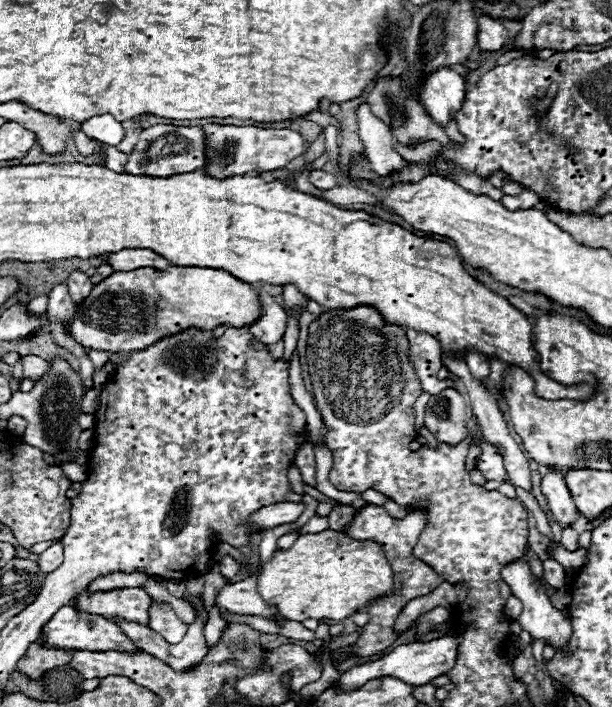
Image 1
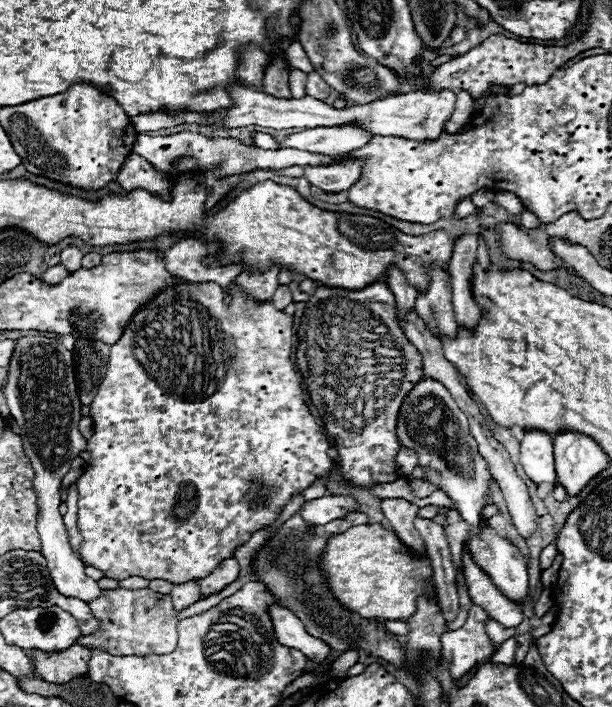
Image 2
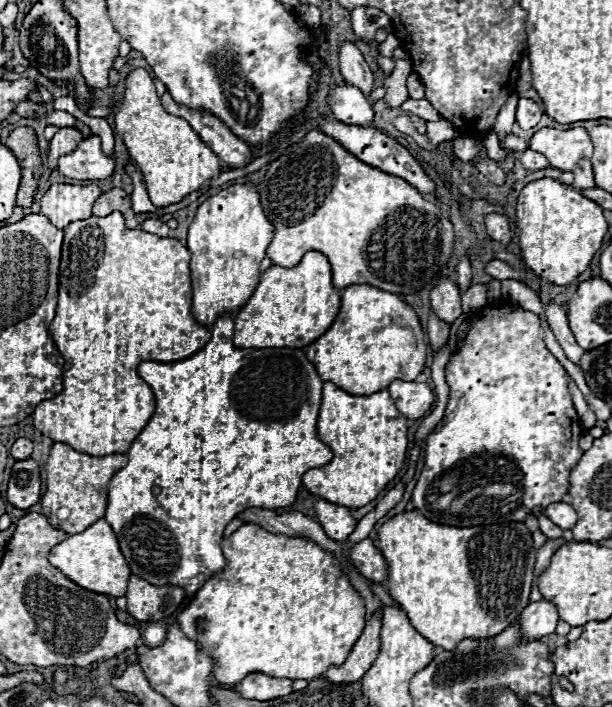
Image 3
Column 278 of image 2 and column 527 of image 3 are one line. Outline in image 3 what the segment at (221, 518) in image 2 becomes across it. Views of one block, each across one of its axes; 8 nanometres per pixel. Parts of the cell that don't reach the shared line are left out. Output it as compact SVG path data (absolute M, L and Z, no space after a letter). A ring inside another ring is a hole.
M492 304L480 308L472 316L470 330L466 334L464 346L450 358L446 366L446 382L449 386L449 400L442 422L426 436L426 464L422 468L422 474L414 486L412 492L412 504L414 510L424 514L428 520L434 520L436 524L444 526L456 526L456 528L470 528L470 526L488 526L496 522L524 522L526 516L532 512L538 516L538 510L534 508L546 508L552 502L560 502L564 494L568 494L568 476L570 470L578 464L582 450L578 448L578 438L582 436L582 424L572 404L572 394L568 390L568 380L564 366L546 350L544 346L544 330L540 324L540 318L518 304Z

